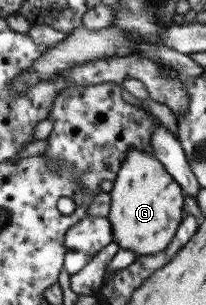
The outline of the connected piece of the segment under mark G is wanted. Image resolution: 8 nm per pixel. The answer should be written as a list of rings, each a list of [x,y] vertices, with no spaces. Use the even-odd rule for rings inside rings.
[[[130,150],[120,164],[112,182],[112,189],[107,193],[110,196],[110,205],[107,220],[110,222],[113,241],[120,249],[128,249],[137,255],[152,255],[162,251],[172,239],[176,228],[184,216],[182,210],[183,194],[181,188],[172,180],[170,174],[153,156],[138,150]]]

